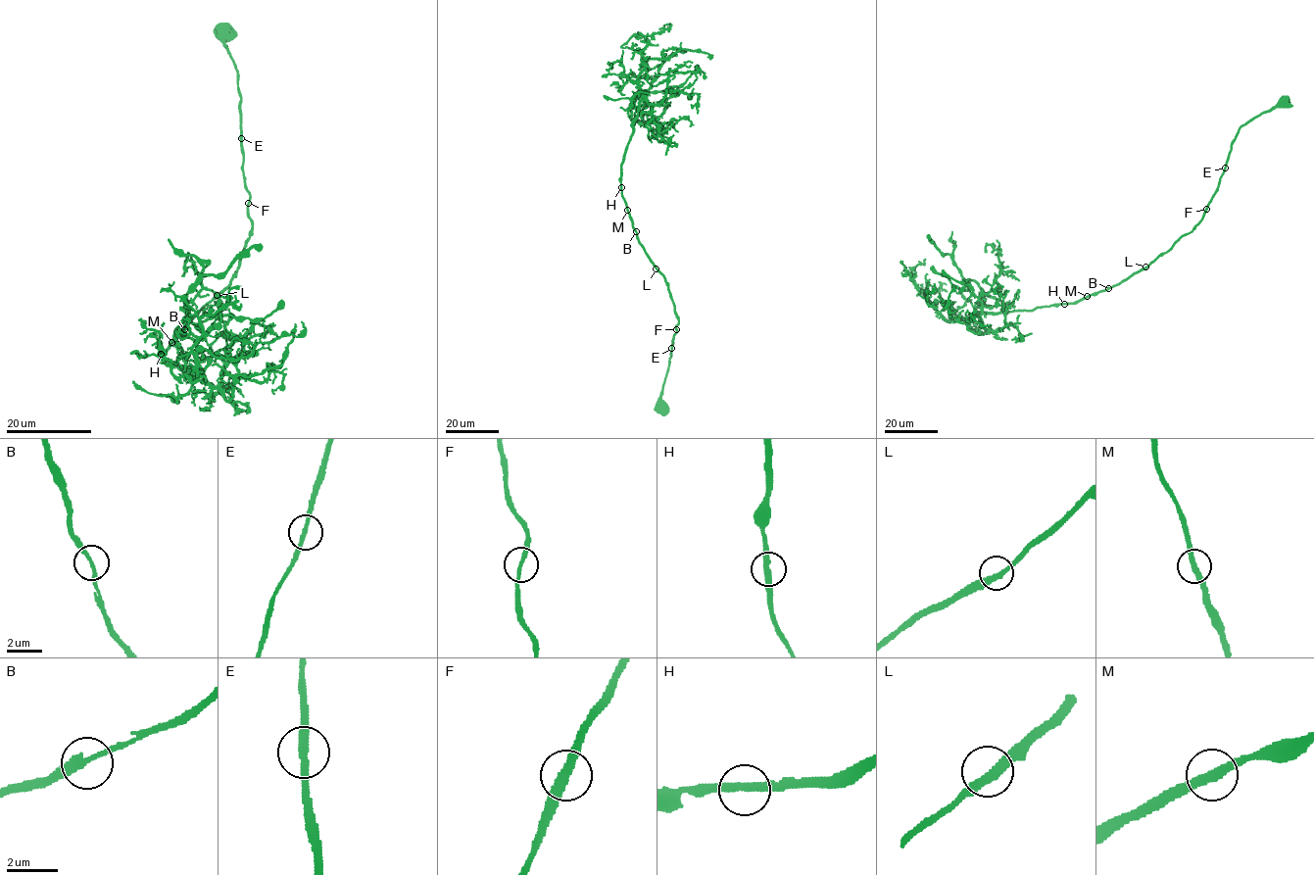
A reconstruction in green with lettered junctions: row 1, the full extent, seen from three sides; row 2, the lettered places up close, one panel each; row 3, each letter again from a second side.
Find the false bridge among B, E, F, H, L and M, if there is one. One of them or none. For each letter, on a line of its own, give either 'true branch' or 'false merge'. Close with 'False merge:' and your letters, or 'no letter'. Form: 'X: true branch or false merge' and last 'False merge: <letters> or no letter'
B: true branch
E: true branch
F: true branch
H: true branch
L: true branch
M: true branch
False merge: no letter

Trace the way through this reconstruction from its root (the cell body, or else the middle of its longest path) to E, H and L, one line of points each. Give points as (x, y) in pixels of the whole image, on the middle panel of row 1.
E: (636, 231), (651, 262), (664, 277), (673, 301), (678, 323), (671, 348)
H: (636, 231), (621, 187)
L: (636, 231), (639, 243), (656, 268)

